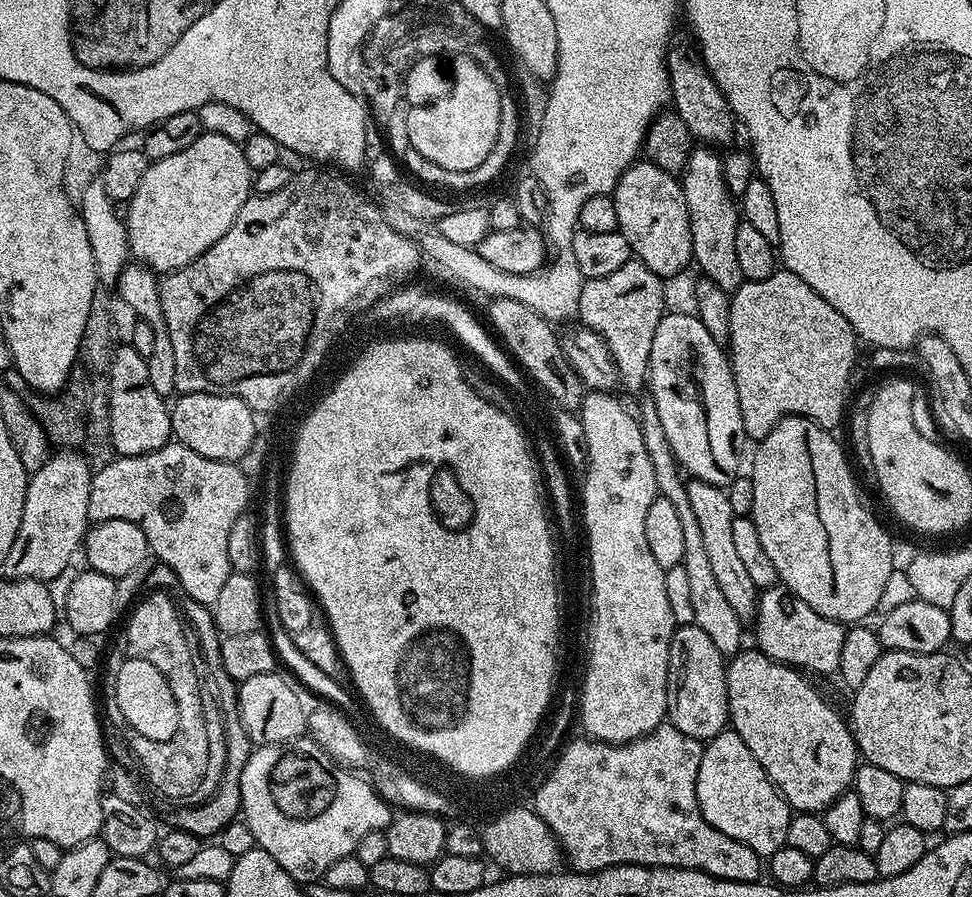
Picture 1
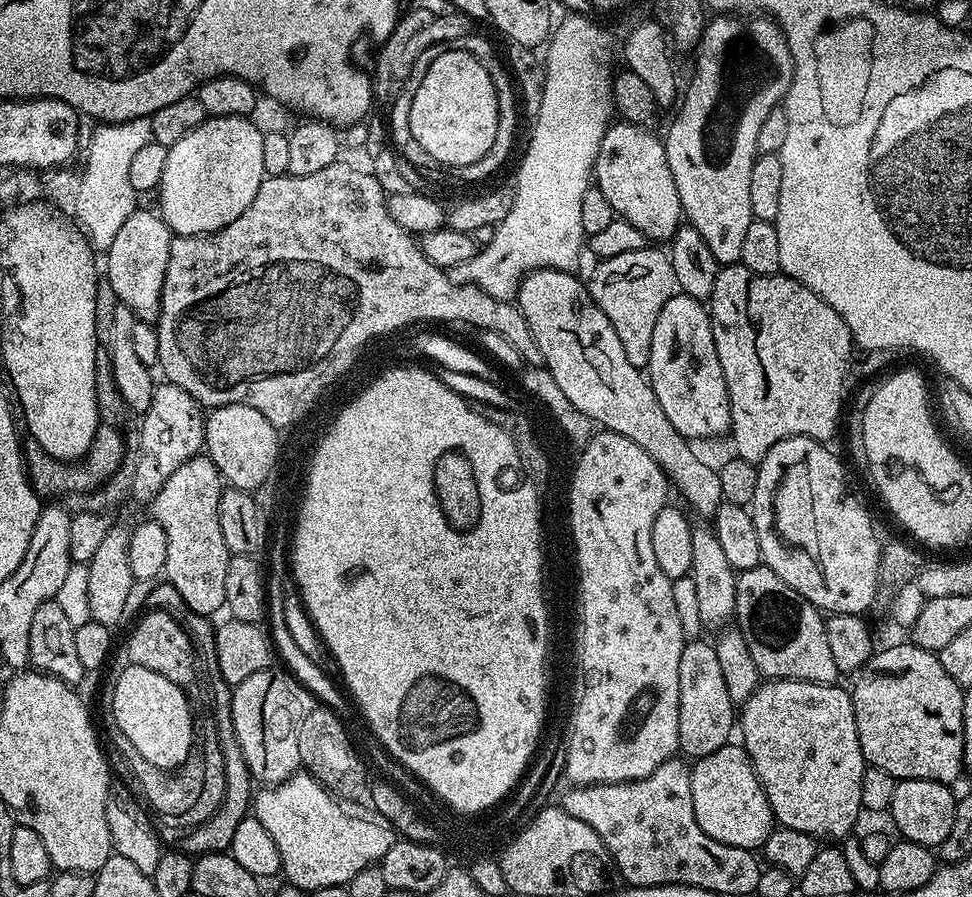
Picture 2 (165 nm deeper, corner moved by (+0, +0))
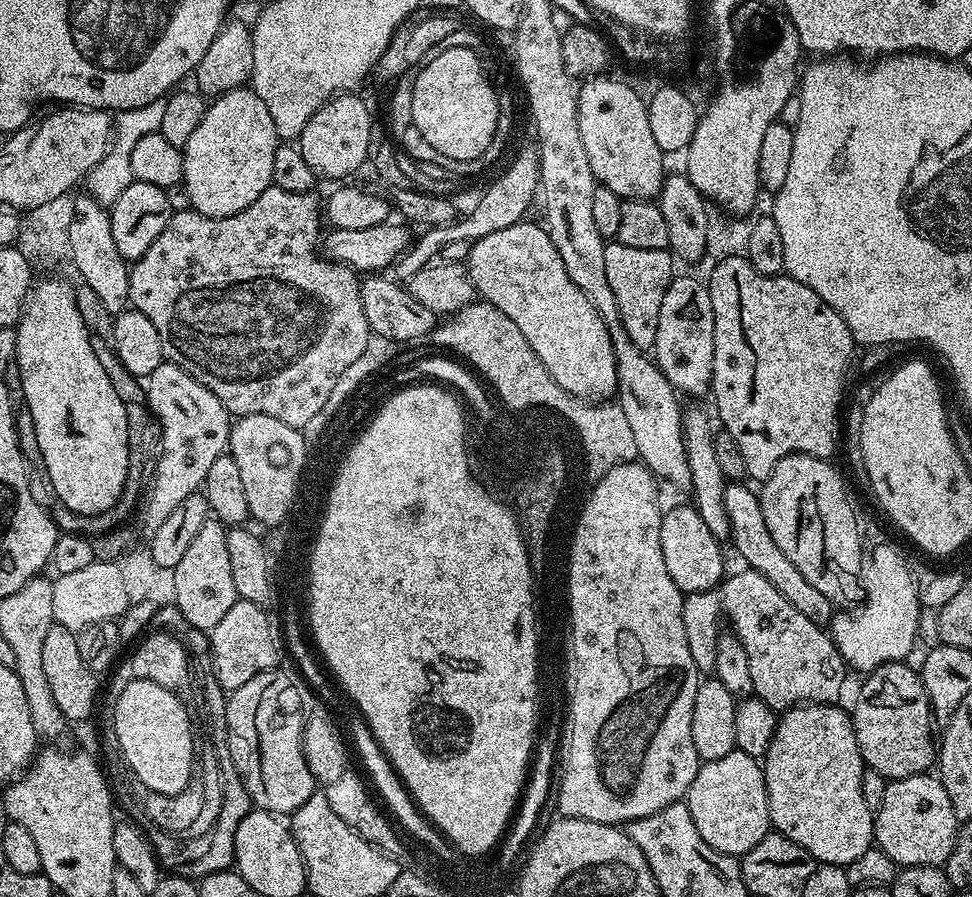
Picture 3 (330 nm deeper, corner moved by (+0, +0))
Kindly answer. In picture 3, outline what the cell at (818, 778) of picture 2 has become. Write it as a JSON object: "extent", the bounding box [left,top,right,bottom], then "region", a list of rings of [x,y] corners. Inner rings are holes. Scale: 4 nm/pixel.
{"extent":[762,703,874,865],"region":[[[835,703],[801,704],[789,708],[776,721],[770,750],[762,758],[766,794],[768,795],[768,819],[771,827],[790,842],[798,842],[802,850],[822,864],[845,865],[854,862],[874,844],[874,814],[862,798],[862,777],[866,771],[851,715]]]}

